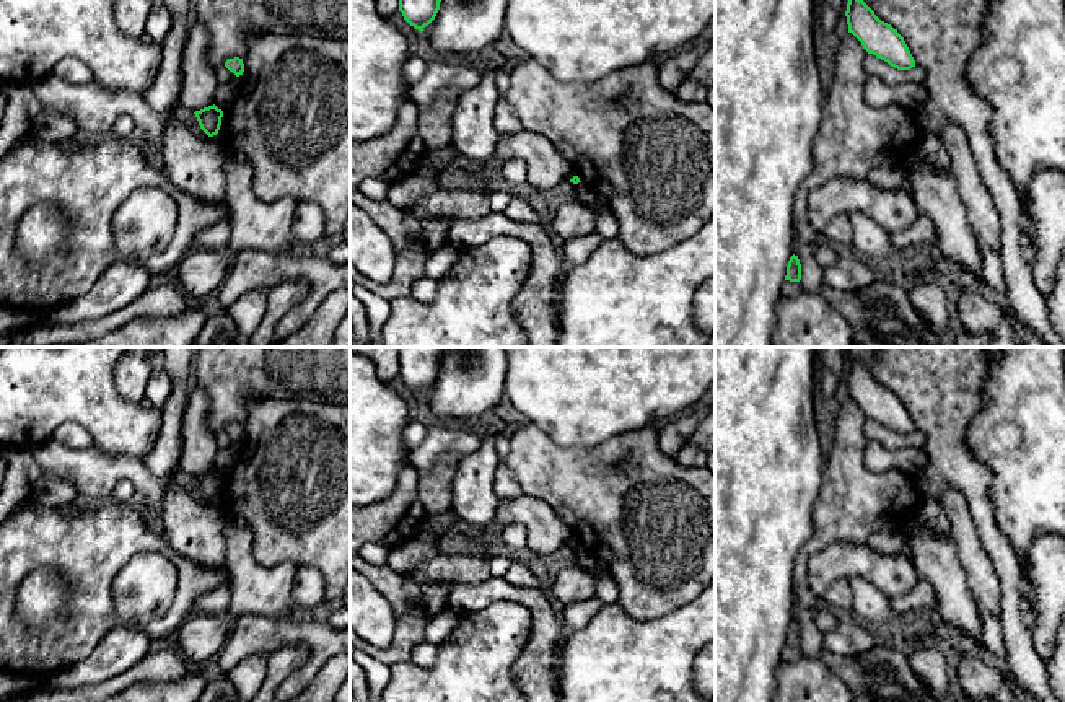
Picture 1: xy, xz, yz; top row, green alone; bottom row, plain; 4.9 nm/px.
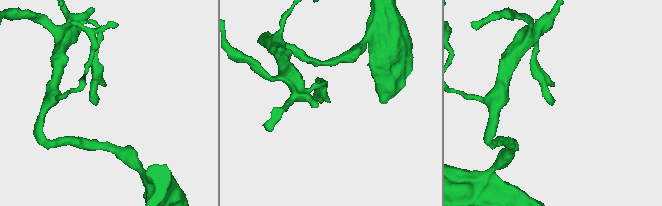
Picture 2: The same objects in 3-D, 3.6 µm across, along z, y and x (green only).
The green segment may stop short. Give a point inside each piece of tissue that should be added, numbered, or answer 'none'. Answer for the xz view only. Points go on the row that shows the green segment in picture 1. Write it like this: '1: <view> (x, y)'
none

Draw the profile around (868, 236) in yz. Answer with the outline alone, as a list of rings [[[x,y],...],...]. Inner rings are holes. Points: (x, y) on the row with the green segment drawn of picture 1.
[[[865,213],[848,215],[853,248],[884,264],[891,259],[902,259],[905,254],[894,248],[891,235]]]

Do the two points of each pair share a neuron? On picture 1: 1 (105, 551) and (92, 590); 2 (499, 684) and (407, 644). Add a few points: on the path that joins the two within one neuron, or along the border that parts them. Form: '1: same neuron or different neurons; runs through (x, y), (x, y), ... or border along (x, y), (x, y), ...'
1: same neuron; runs through (95, 561), (92, 564), (92, 580)
2: different neurons; border along (407, 660), (396, 662), (391, 666)

